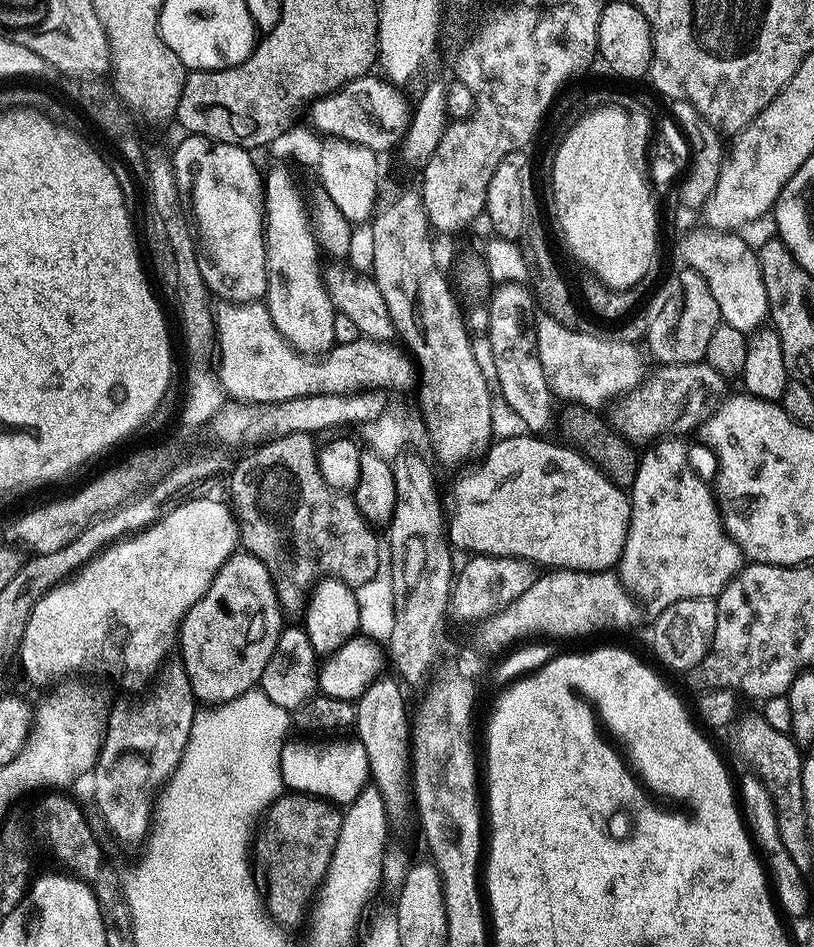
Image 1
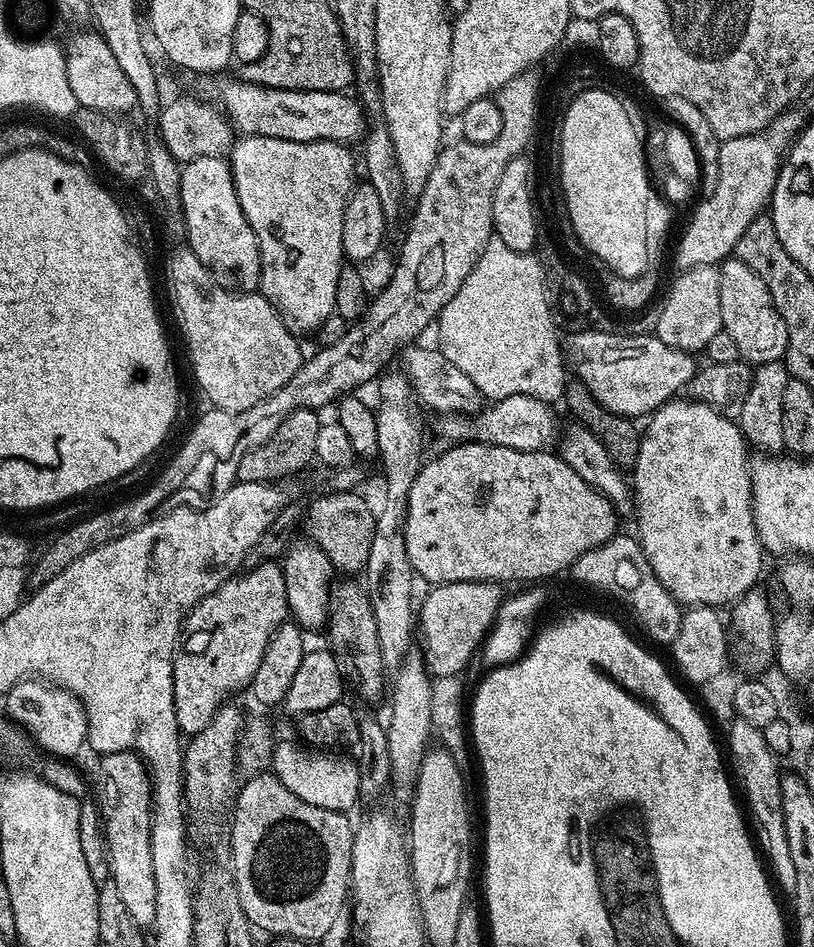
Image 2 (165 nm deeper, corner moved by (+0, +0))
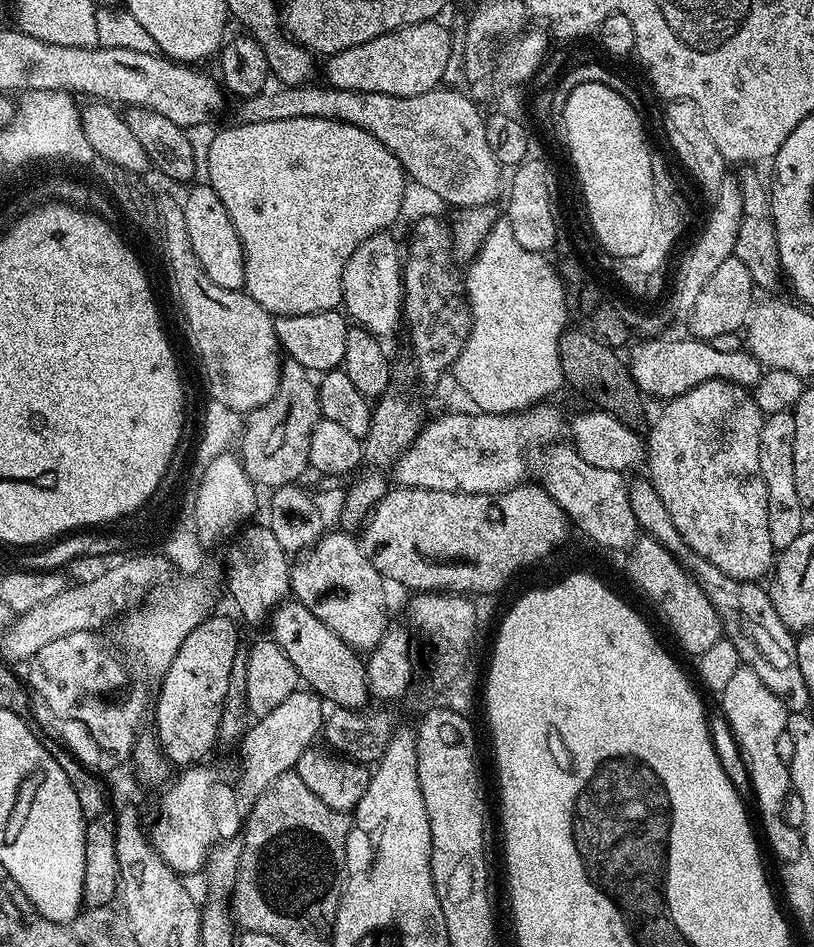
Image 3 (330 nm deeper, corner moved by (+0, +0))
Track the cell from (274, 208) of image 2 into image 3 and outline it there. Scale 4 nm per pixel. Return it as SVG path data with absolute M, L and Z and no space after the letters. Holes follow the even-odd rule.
M286 118L278 122L254 122L253 124L233 123L232 128L224 128L208 144L208 176L207 183L222 198L222 206L226 206L226 214L230 214L230 222L234 222L234 230L238 230L238 238L244 247L244 288L258 306L271 312L273 317L293 316L294 314L314 314L330 312L341 307L342 274L346 262L350 262L350 254L358 250L358 246L366 238L376 232L391 229L391 224L400 216L400 207L404 204L404 184L406 173L401 168L398 158L374 138L366 130L353 124L327 120L326 118Z

